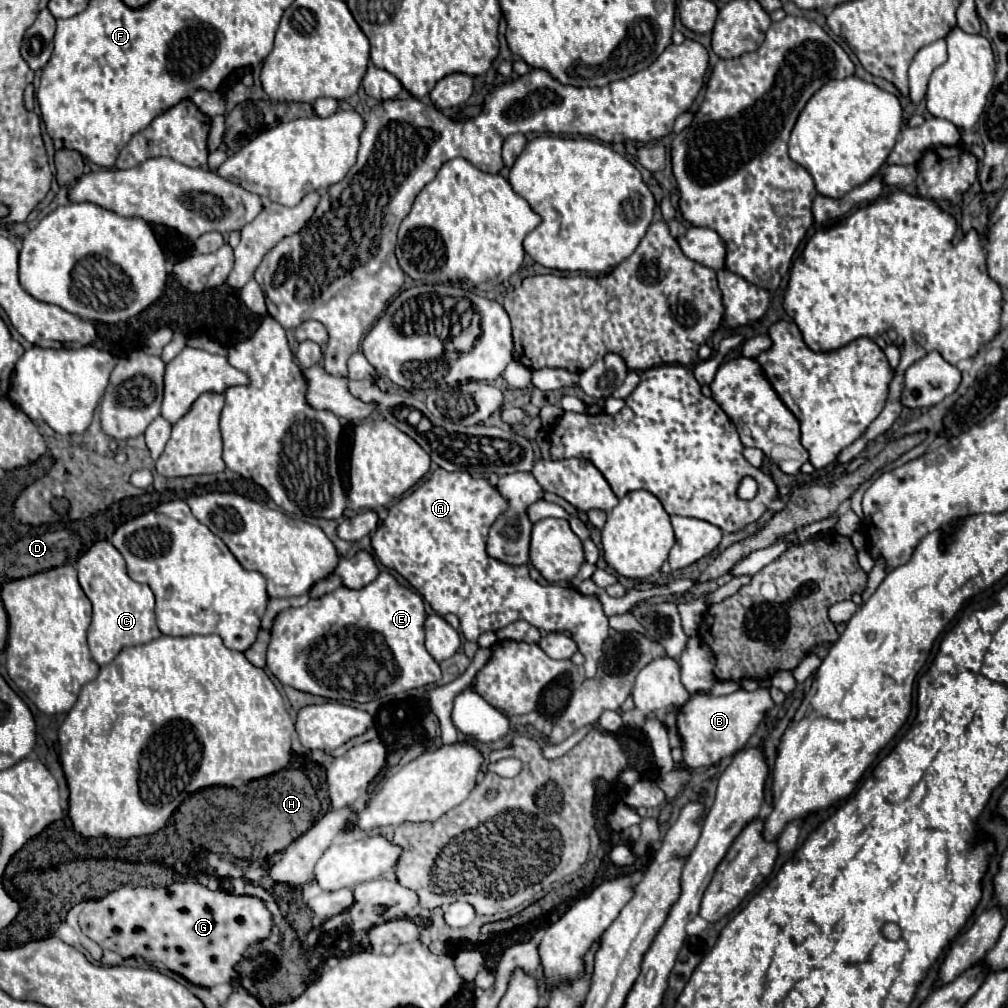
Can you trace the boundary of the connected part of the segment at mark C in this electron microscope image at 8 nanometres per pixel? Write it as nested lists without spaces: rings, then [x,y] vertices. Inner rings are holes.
[[[110,541],[94,543],[74,563],[74,567],[84,593],[94,605],[94,615],[92,615],[92,623],[88,629],[88,645],[90,645],[90,653],[94,661],[100,667],[110,663],[120,653],[120,649],[130,647],[130,645],[150,643],[162,635],[154,617],[152,589],[128,577],[124,559]]]

